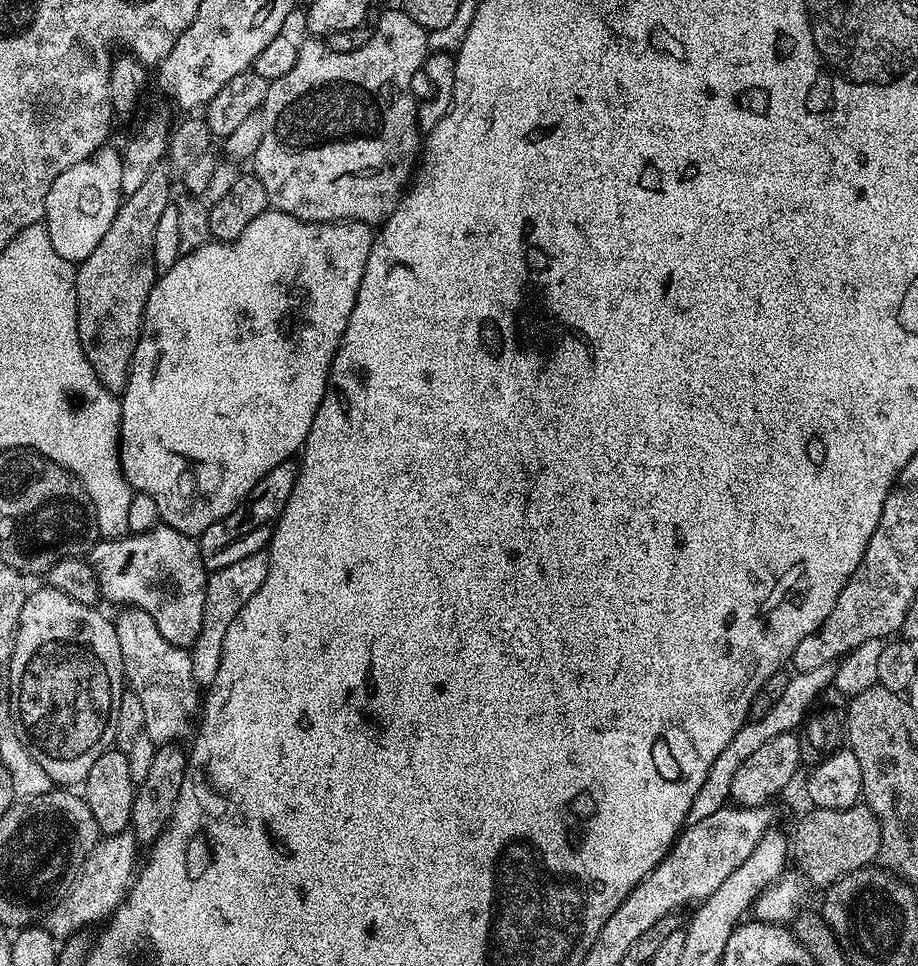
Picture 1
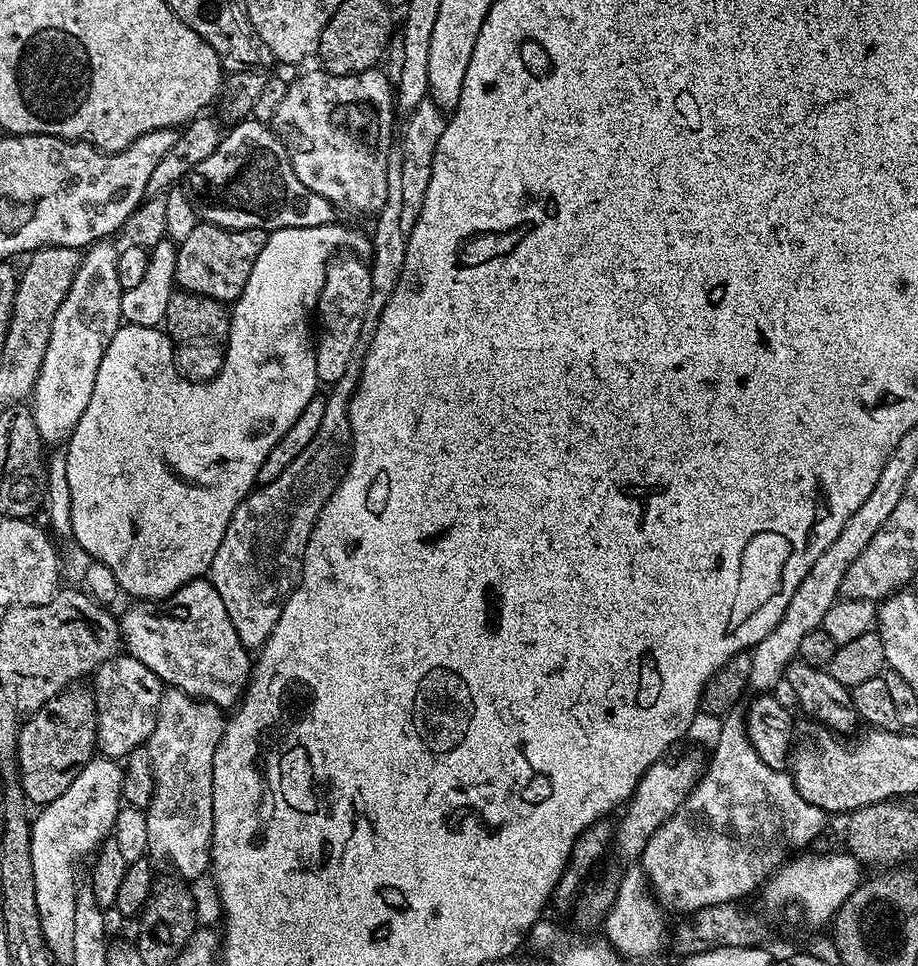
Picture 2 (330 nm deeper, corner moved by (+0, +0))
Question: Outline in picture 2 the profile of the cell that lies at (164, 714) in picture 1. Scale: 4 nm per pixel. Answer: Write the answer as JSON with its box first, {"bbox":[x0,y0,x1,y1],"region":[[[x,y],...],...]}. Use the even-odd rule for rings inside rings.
{"bbox":[146,687,225,882],"region":[[[169,687],[160,699],[156,725],[146,745],[150,750],[150,759],[154,761],[154,794],[146,809],[148,851],[153,861],[165,860],[180,875],[177,877],[188,882],[198,879],[203,872],[207,873],[212,862],[214,754],[218,754],[218,746],[224,737],[225,723],[225,713],[216,705],[196,700],[177,688]]]}

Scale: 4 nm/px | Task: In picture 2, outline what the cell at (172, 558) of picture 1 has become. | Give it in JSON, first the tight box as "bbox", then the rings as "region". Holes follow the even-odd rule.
{"bbox":[118,579,254,710],"region":[[[211,579],[192,580],[167,600],[136,602],[131,606],[133,608],[126,609],[124,617],[118,620],[127,655],[154,670],[165,685],[177,688],[187,696],[214,704],[221,710],[232,710],[239,705],[244,689],[248,687],[248,679],[252,677],[254,660],[250,649],[238,638],[238,630],[234,630],[234,622],[230,622],[230,614],[226,614],[226,605],[222,603],[218,590],[214,590]]]}

